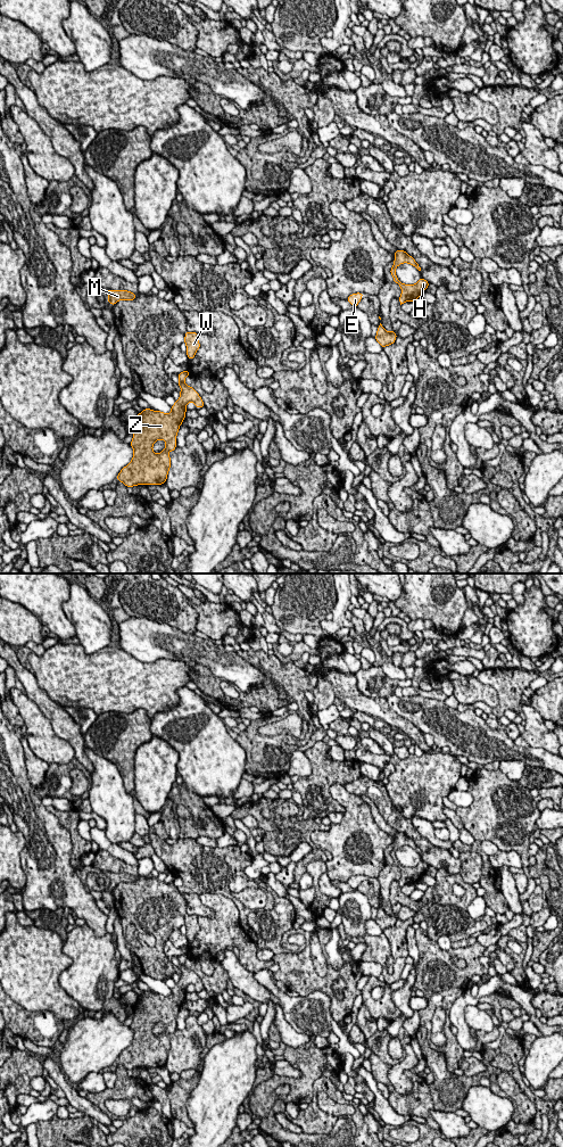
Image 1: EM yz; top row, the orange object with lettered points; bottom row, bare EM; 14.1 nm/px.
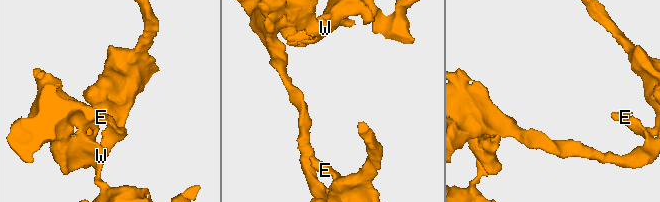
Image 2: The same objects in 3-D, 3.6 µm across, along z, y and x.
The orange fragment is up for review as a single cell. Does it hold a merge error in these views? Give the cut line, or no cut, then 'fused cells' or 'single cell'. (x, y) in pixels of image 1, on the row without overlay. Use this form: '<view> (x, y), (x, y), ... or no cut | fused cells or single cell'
yz (180, 964), (183, 965) | fused cells

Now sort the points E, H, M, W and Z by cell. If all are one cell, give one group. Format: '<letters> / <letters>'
E H M W / Z

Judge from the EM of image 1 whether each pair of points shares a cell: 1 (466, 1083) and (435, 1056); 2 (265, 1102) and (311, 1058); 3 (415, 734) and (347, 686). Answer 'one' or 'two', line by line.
1: one
2: one
3: one

